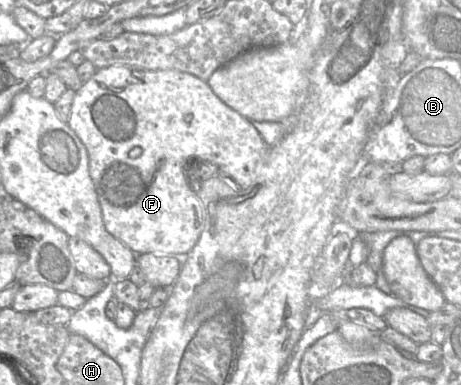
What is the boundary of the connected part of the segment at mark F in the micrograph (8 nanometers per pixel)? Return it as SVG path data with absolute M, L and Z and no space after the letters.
M108 66L97 69L95 74L75 92L67 124L87 149L89 173L98 196L106 230L136 255L154 253L181 258L187 256L197 243L204 229L203 205L193 190L193 181L195 180L191 173L191 166L201 165L201 163L191 162L192 159L205 157L208 164L215 164L215 170L220 171L220 178L230 178L233 189L245 189L253 183L269 148L254 125L247 118L226 105L212 91L206 81L178 70L150 71L127 66Z

